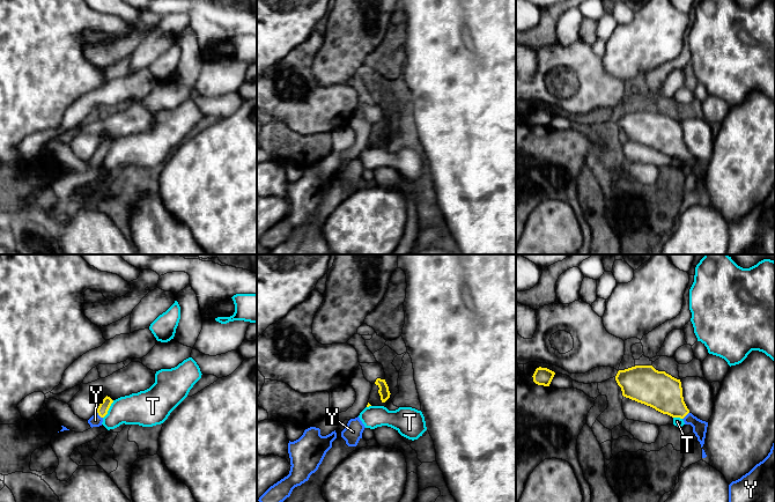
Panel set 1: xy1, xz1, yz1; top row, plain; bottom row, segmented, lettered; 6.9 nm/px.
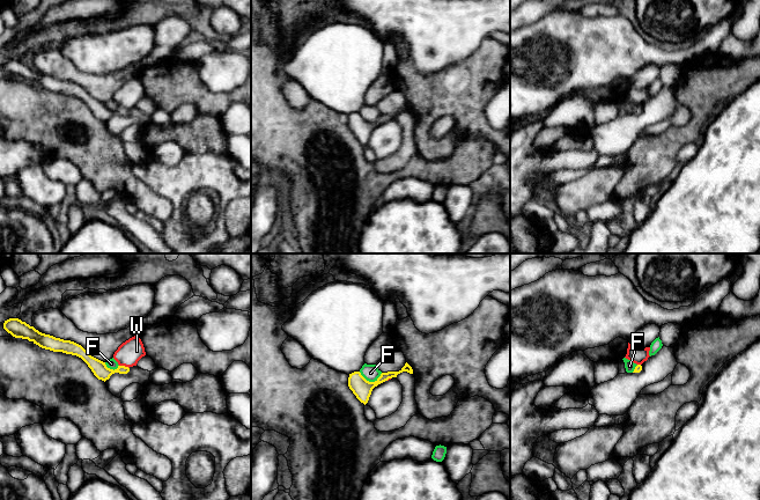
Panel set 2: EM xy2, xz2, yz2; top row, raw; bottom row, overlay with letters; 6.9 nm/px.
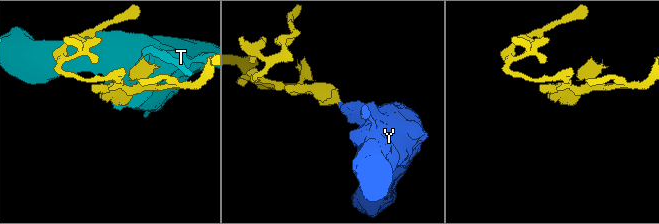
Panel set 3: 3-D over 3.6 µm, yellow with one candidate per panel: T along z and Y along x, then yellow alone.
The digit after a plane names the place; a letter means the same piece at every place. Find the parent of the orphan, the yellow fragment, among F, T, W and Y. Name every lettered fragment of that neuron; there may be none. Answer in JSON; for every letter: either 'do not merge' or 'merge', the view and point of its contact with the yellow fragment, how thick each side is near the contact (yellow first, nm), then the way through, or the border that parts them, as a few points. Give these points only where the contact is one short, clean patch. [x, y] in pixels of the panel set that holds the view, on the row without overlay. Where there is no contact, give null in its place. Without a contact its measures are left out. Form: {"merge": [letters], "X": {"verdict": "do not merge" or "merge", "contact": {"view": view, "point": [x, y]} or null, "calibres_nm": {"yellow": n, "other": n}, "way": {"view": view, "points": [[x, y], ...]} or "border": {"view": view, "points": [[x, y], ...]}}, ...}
{"merge": ["Y"], "F": {"verdict": "do not merge", "contact": {"view": "xz2", "point": [370, 123]}, "calibres_nm": {"yellow": 140, "other": 110}, "border": {"view": "xz2", "points": [[359, 112], [369, 122], [374, 122], [382, 114]]}}, "T": {"verdict": "do not merge", "contact": {"view": "xy1", "point": [108, 150]}, "calibres_nm": {"yellow": 70, "other": 240}, "border": {"view": "xy1", "points": [[113, 141], [103, 159]]}}, "W": {"verdict": "do not merge", "contact": {"view": "xy2", "point": [124, 107]}, "calibres_nm": {"yellow": 110, "other": 170}, "border": {"view": "xy2", "points": [[119, 105], [128, 109]]}}, "Y": {"verdict": "merge", "contact": {"view": "xy1", "point": [100, 156]}, "calibres_nm": {"yellow": 70, "other": 80}, "way": {"view": "xy1", "points": [[104, 147], [100, 156], [95, 161]]}}}

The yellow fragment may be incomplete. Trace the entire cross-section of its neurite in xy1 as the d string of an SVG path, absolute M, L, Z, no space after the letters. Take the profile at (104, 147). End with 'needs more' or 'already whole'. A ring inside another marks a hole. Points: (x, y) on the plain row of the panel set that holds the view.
M108 136L103 140L97 149L97 153L88 161L91 169L102 167L103 158L108 155L112 143L113 141Z; needs more

